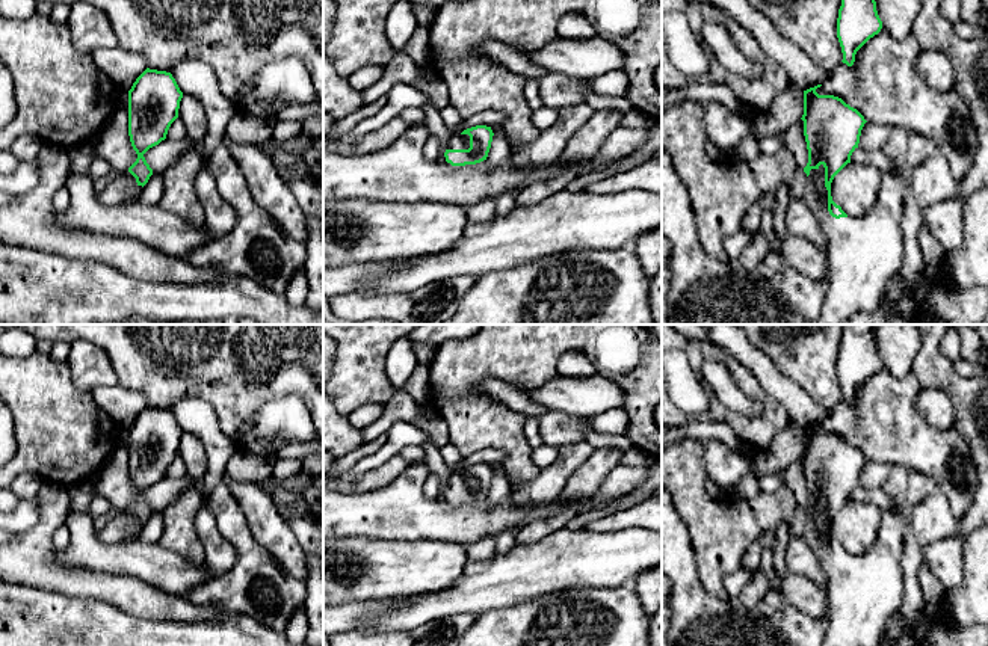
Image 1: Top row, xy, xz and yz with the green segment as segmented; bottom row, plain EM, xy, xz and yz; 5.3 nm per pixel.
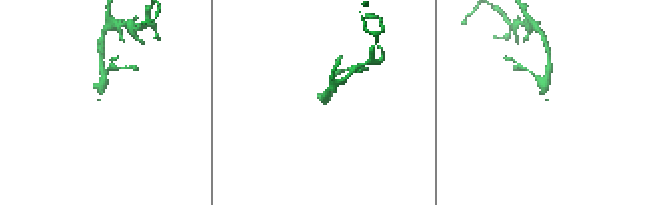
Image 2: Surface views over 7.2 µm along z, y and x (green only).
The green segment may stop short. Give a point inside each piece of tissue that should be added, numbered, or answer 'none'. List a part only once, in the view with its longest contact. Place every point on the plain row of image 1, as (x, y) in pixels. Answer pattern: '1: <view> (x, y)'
1: yz (864, 592)

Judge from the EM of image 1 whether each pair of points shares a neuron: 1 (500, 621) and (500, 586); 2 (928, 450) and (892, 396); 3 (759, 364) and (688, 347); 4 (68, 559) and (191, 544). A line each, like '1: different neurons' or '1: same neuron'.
1: different neurons
2: same neuron
3: different neurons
4: different neurons

